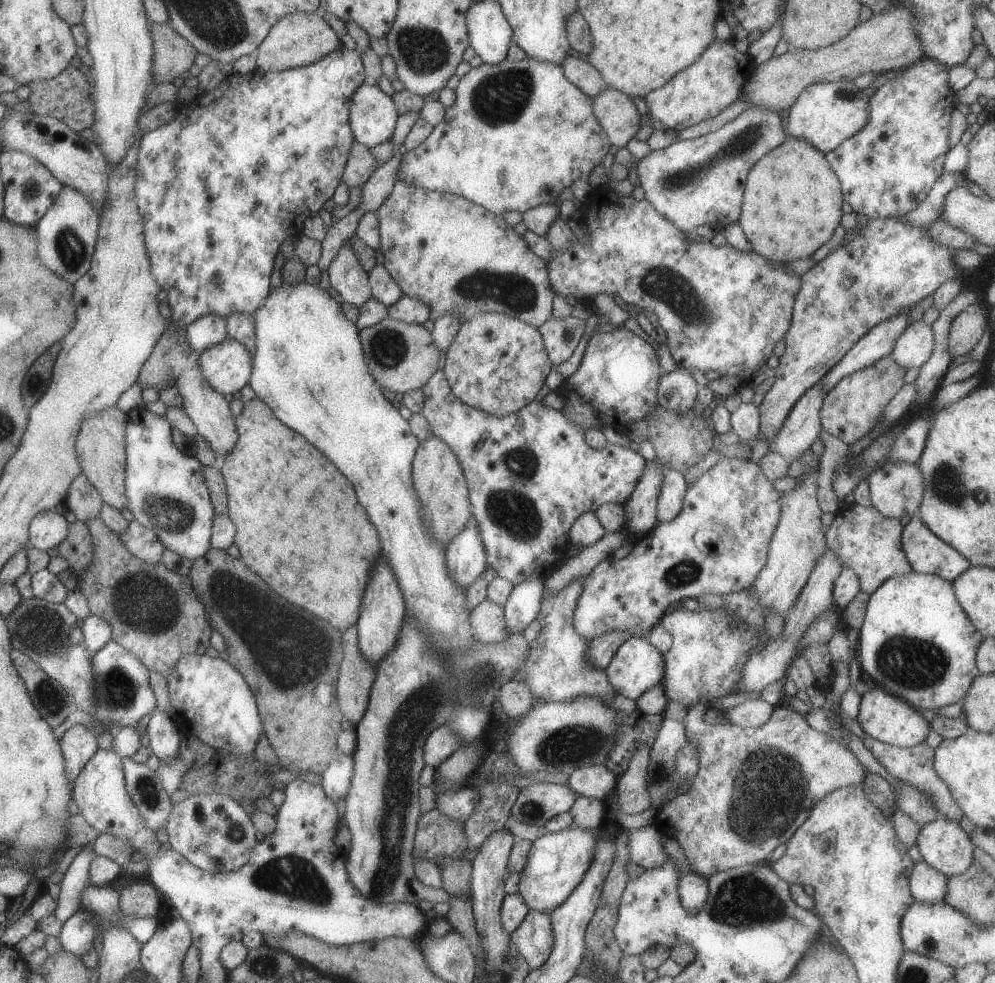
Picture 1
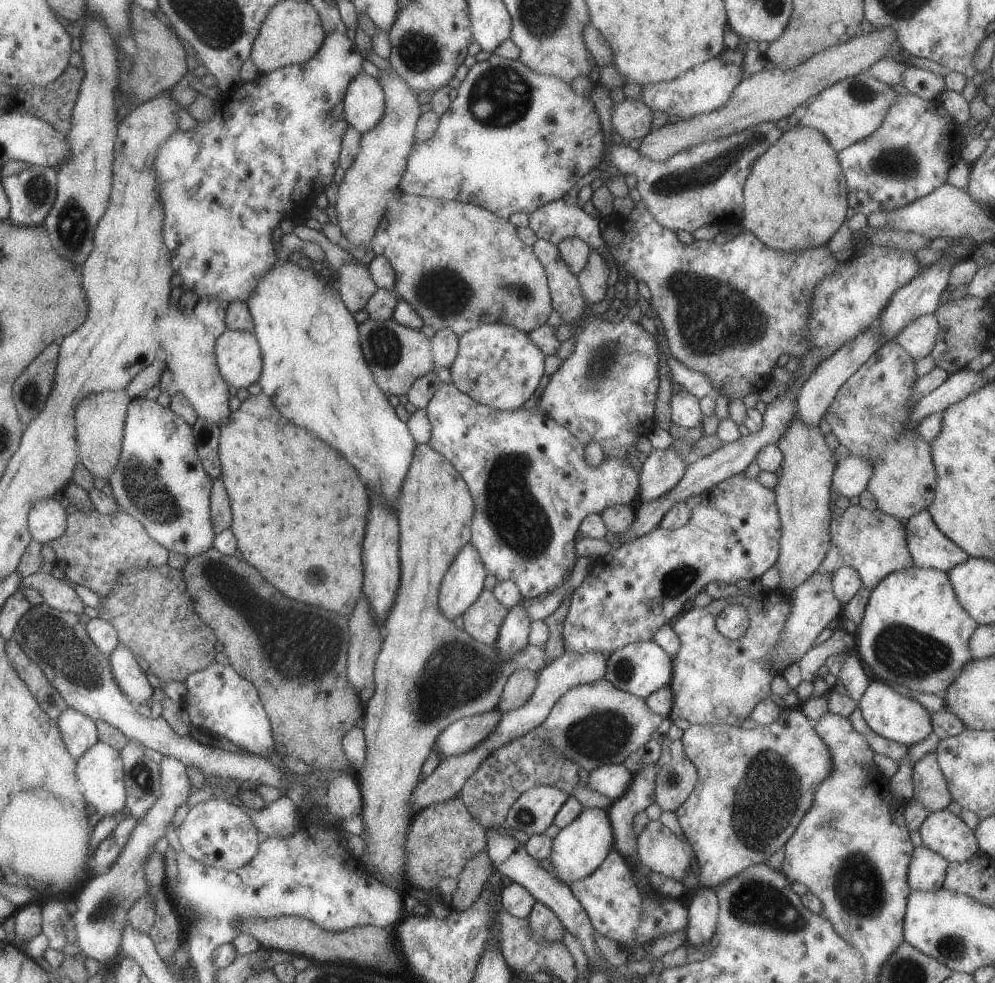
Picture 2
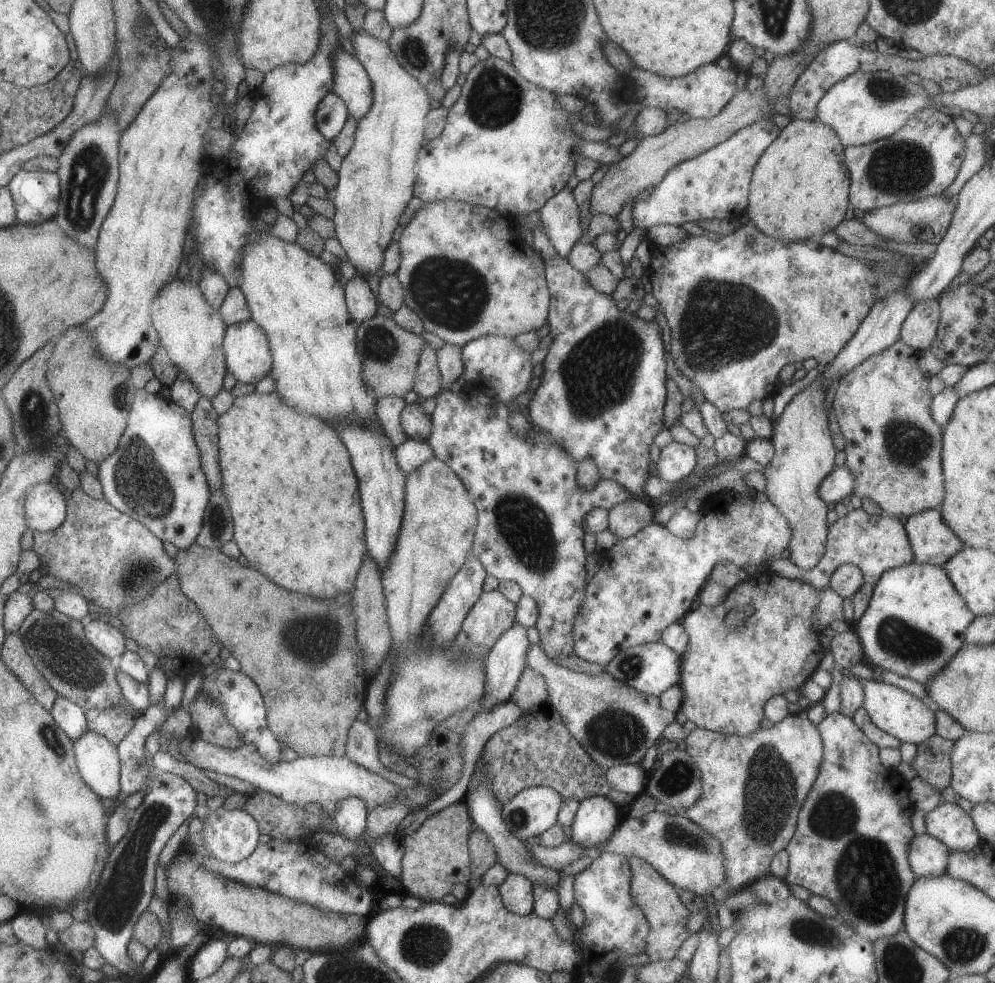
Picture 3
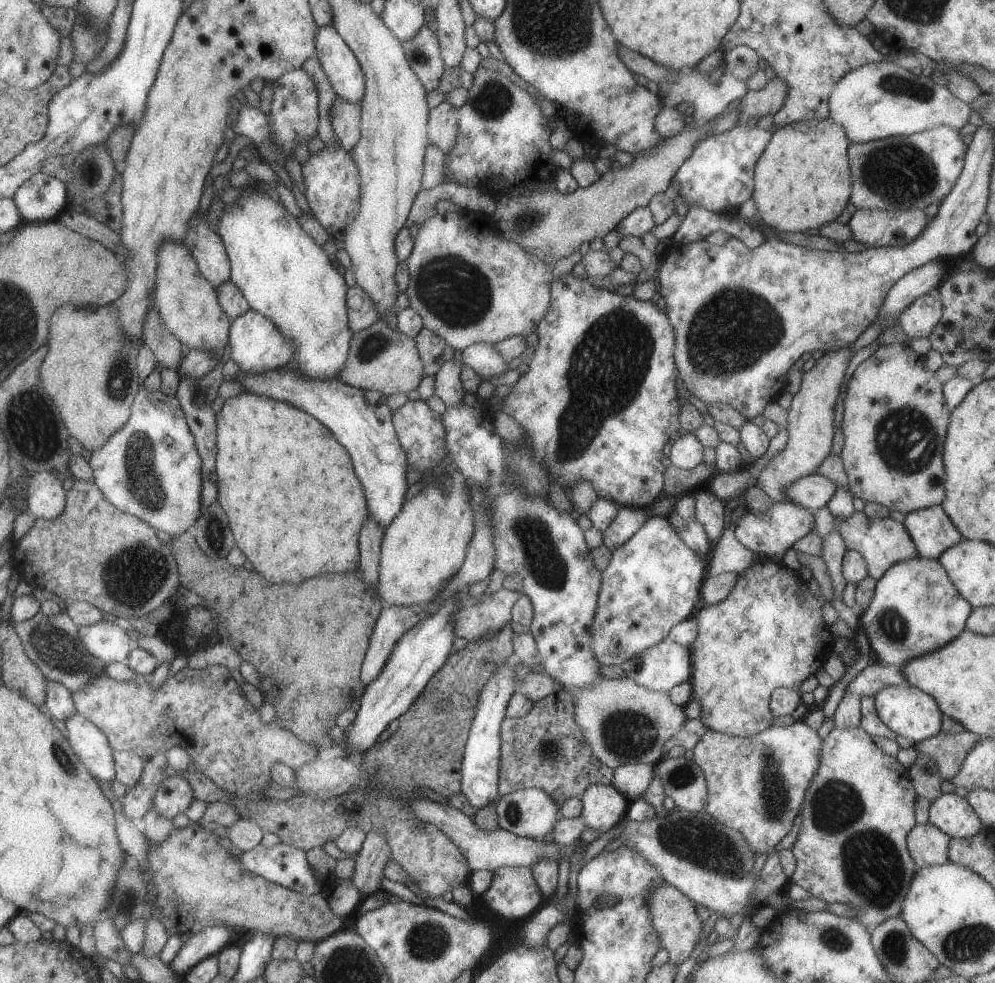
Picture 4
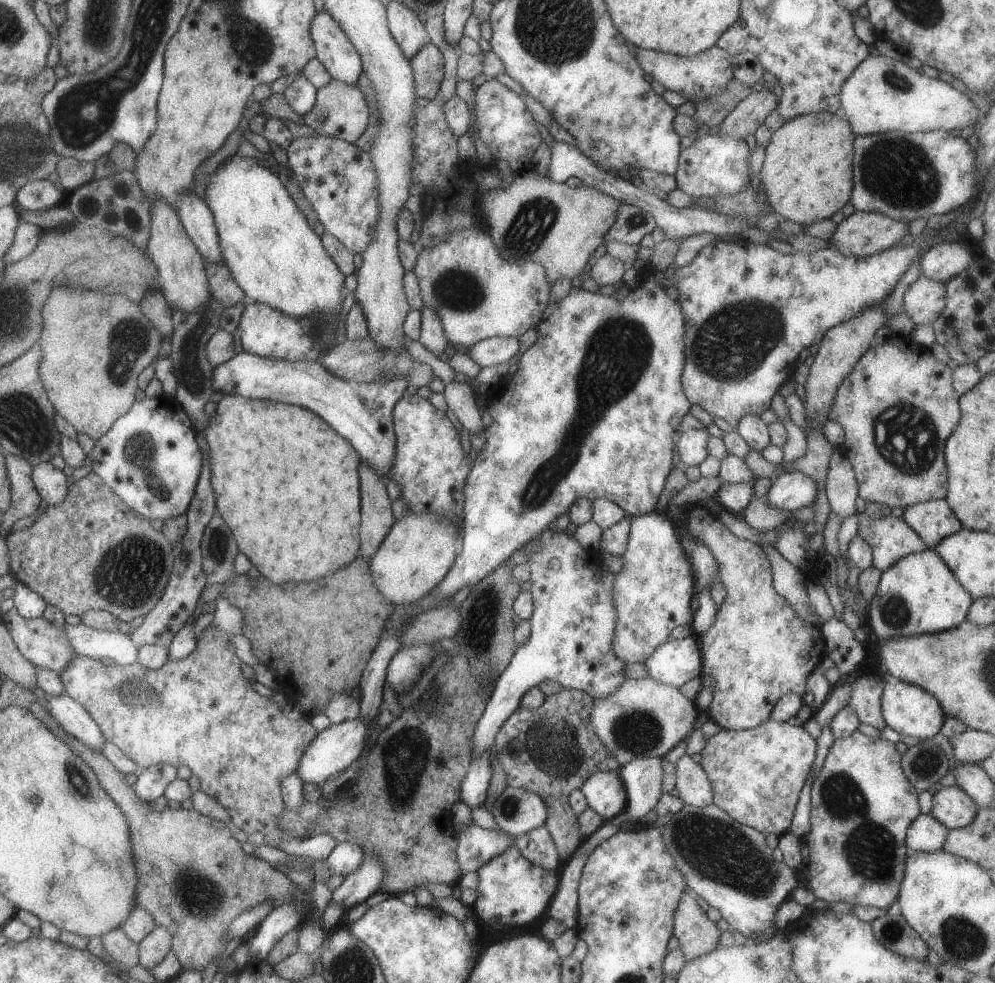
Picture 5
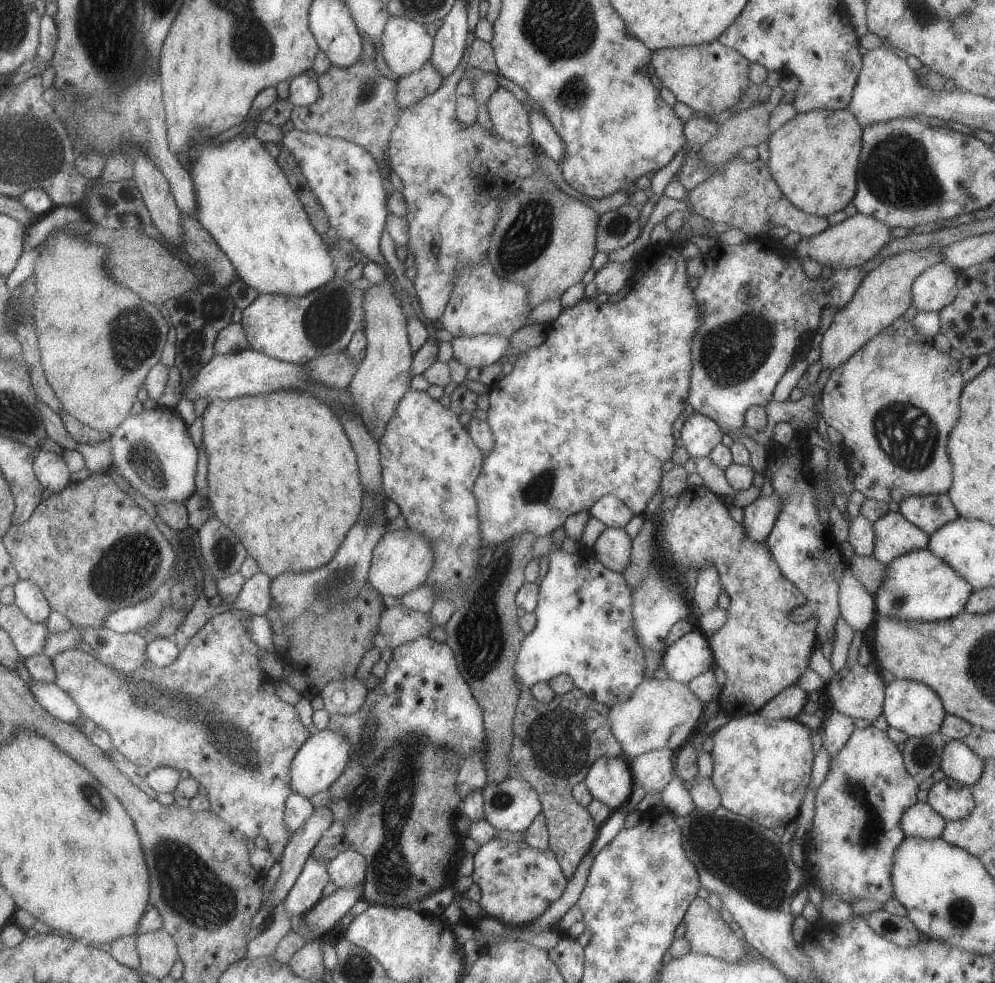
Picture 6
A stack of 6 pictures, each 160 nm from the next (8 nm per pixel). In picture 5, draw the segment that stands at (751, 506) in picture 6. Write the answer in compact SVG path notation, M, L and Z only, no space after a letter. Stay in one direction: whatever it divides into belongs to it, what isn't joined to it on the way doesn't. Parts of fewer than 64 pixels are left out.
M794 471L774 478L765 500L773 508L789 512L813 504L817 492L817 484L811 478Z

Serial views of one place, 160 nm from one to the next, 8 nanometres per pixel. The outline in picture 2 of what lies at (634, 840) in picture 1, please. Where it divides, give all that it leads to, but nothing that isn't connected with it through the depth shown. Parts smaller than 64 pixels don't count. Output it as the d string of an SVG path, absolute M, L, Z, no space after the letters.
M659 819L650 820L636 836L640 864L649 871L680 882L695 859L685 836L676 836Z

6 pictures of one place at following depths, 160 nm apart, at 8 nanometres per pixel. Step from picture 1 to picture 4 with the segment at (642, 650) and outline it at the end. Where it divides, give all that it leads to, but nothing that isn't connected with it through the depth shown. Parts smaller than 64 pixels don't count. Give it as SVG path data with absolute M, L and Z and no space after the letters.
M669 638L646 648L621 664L625 677L645 688L667 693L674 686L690 680L690 650Z

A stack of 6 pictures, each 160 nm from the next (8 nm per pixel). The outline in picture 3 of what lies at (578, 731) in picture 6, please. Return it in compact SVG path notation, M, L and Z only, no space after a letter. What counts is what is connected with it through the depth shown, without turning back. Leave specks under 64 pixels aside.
M545 700L522 711L509 726L496 730L484 744L479 764L488 774L492 793L501 804L527 787L551 787L563 800L579 802L588 796L611 790L605 770L568 733L560 714Z

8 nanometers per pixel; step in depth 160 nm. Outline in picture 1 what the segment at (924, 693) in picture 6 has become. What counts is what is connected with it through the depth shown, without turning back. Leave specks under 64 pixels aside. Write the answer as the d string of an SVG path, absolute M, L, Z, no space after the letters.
M873 686L860 696L856 719L867 736L898 747L915 746L923 742L930 731L930 723L925 721L915 708L909 706L902 698L885 692L879 686Z

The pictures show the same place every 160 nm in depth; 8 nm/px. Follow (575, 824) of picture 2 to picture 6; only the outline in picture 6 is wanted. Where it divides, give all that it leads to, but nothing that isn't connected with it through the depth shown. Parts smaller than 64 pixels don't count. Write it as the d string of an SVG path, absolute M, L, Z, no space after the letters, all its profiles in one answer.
M623 754L596 758L582 782L593 799L600 800L612 811L625 806L634 784L629 760Z

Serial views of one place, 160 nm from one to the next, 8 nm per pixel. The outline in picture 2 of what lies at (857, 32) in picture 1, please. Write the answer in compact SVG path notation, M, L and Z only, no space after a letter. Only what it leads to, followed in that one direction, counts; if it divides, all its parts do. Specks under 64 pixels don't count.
M891 27L875 29L870 33L855 34L846 43L840 43L823 49L809 56L793 68L771 68L752 73L741 79L731 91L731 96L719 108L688 119L679 119L673 123L665 123L658 129L651 129L641 140L636 150L643 158L653 162L663 163L672 154L684 151L705 141L728 137L745 130L748 126L762 122L774 123L799 112L809 97L815 96L820 90L831 86L837 81L859 74L883 56L891 55L897 59L897 54L903 52L896 41Z

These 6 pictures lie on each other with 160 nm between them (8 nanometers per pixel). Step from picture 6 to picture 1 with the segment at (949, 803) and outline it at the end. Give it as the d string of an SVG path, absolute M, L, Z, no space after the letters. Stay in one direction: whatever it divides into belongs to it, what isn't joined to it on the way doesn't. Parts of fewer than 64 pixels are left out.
M943 816L924 824L916 836L921 858L946 878L962 873L973 861L974 845L957 821Z

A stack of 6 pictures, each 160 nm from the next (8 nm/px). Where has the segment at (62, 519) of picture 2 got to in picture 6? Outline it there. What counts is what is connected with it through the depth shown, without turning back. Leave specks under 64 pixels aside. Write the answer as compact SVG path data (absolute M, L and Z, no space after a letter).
M42 448L35 451L32 469L46 494L60 491L70 483L69 470L61 455L56 453Z

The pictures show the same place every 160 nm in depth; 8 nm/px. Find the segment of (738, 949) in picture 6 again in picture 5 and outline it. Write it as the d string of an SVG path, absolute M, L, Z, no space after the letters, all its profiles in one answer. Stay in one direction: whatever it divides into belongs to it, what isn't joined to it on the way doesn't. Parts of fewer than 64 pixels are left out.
M689 890L681 894L673 912L672 936L678 941L679 950L686 961L718 950L720 932L697 905L695 895Z

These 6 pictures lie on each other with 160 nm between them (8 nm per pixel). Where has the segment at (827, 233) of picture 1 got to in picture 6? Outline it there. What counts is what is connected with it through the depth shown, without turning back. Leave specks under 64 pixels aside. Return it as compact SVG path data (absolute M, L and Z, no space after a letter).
M847 109L797 113L767 140L767 166L783 196L808 215L825 217L852 202L857 180L862 126Z

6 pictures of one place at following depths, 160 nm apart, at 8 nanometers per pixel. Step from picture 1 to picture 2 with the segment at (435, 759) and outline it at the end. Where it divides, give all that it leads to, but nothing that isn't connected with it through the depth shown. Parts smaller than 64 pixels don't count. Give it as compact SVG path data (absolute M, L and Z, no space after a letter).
M494 707L478 715L463 717L446 726L436 738L439 756L460 755L473 750L497 726L502 712Z

